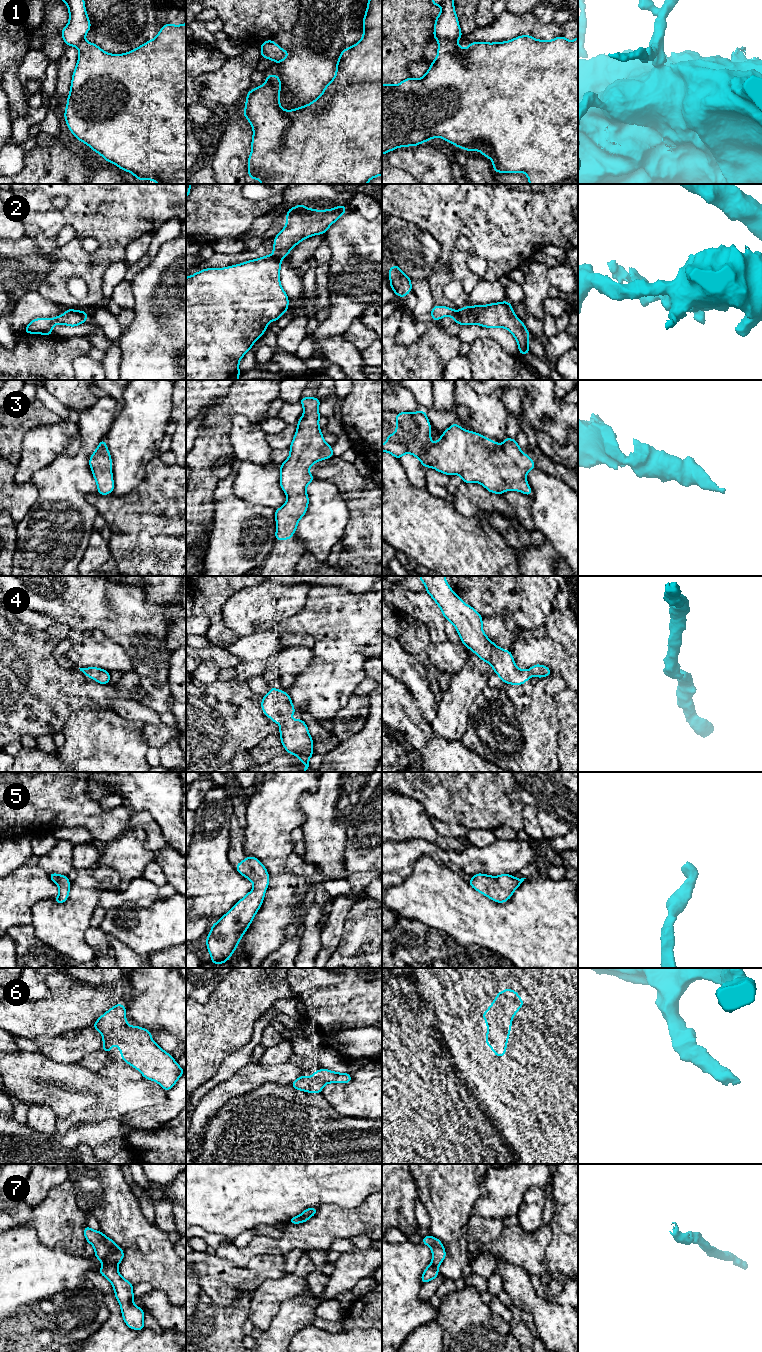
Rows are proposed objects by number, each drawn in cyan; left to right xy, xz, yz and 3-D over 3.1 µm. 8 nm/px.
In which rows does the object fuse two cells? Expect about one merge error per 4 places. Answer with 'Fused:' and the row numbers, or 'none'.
Fused: 2

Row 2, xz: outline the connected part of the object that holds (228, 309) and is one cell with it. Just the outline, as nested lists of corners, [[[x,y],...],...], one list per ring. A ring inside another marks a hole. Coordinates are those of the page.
[[[266,255],[186,277],[186,380],[238,380],[241,358],[269,322],[288,311],[288,296],[280,284],[281,261]]]

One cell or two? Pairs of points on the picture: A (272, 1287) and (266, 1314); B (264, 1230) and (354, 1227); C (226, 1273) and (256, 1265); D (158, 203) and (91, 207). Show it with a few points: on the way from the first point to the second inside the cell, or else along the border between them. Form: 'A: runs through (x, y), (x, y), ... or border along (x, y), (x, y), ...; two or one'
A: runs through (270, 1294), (266, 1299), (266, 1307); one
B: border along (286, 1223), (283, 1233), (279, 1237), (260, 1235); two
C: runs through (233, 1273), (249, 1272); one
D: runs through (141, 203), (108, 203); one

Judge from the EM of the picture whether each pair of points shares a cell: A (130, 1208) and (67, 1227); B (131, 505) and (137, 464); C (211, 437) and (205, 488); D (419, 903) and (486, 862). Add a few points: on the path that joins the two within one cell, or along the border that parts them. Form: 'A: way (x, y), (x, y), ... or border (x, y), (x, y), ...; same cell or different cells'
A: border (74, 1191), (77, 1204), (85, 1212); different cells
B: border (141, 482), (126, 494), (113, 495), (111, 493); different cells
C: way (211, 450), (211, 459), (205, 475); same cell
D: border (437, 863), (459, 872); different cells

